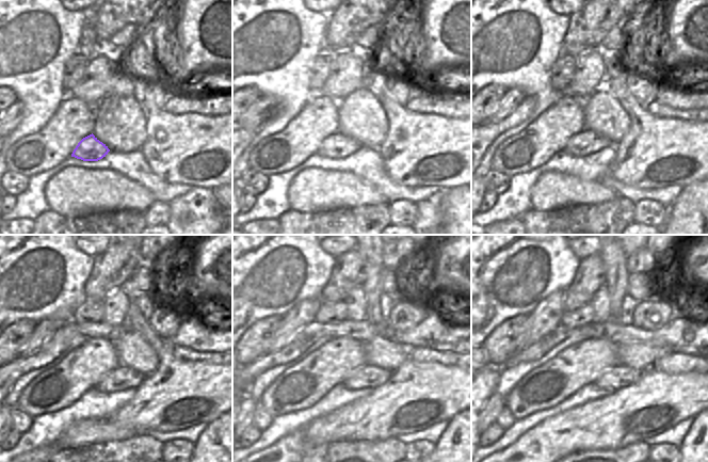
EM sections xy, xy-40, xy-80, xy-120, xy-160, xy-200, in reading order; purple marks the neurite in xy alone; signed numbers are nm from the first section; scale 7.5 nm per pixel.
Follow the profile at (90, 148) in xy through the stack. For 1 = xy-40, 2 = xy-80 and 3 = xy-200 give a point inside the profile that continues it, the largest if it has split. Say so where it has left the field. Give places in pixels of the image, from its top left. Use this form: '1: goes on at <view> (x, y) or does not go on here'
1: goes on at xy-40 (337, 146)
2: goes on at xy-80 (586, 142)
3: goes on at xy-200 (620, 376)

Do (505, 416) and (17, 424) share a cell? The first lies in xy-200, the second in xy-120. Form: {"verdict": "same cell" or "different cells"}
{"verdict": "same cell"}

